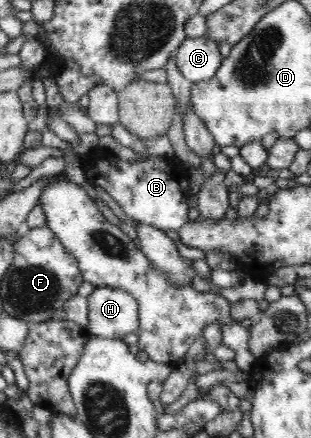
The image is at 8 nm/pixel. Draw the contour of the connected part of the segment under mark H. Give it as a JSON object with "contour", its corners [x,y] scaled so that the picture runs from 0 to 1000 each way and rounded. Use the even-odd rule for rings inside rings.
{"contour":[[[312,655],[280,678],[283,756],[302,767],[395,774],[412,760],[437,760],[447,744],[447,696],[431,676],[405,662],[360,655]]]}

